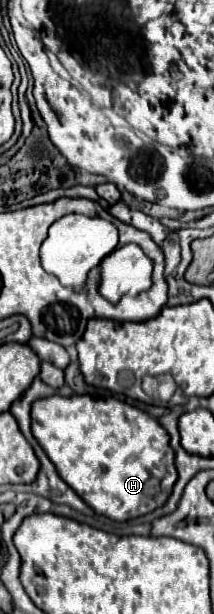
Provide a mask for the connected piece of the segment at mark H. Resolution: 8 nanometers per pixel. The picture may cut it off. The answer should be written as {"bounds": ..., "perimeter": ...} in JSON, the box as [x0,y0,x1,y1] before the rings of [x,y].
{"bounds":[33,394,177,521],"perimeter":[[[77,394],[69,397],[53,395],[33,403],[33,435],[55,463],[61,479],[77,491],[77,495],[99,515],[113,521],[127,521],[163,507],[177,481],[177,469],[173,463],[173,449],[169,445],[169,433],[163,425],[145,411],[119,401],[115,397],[99,397]]]}

